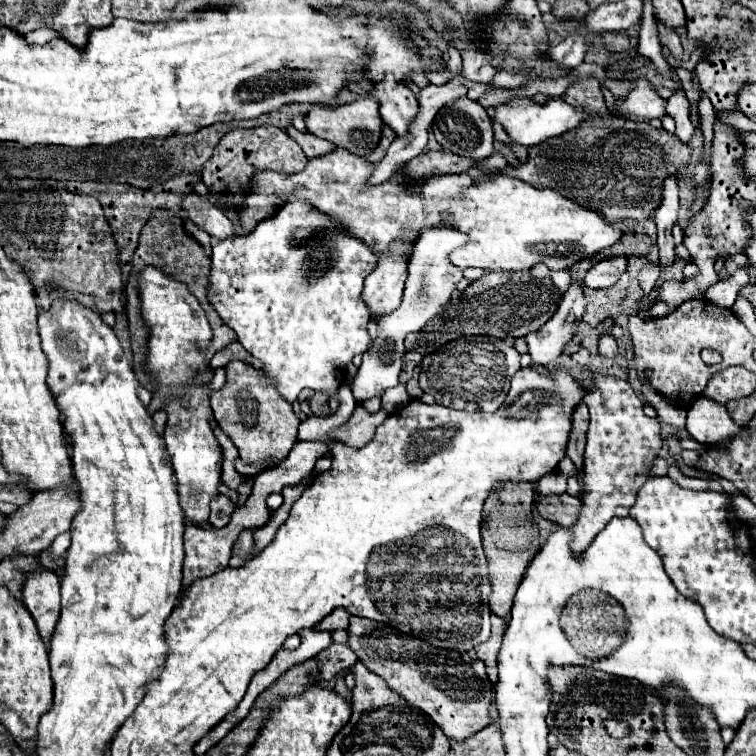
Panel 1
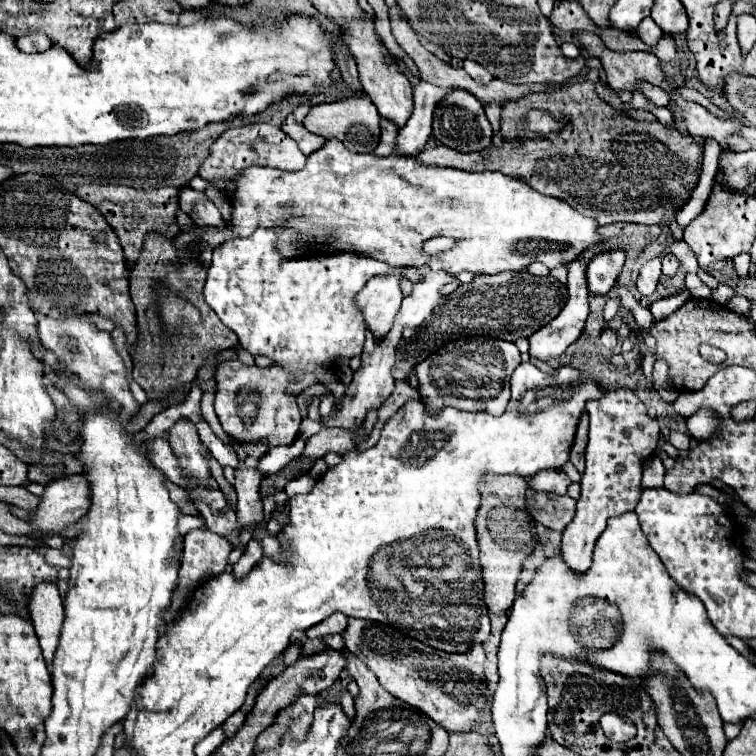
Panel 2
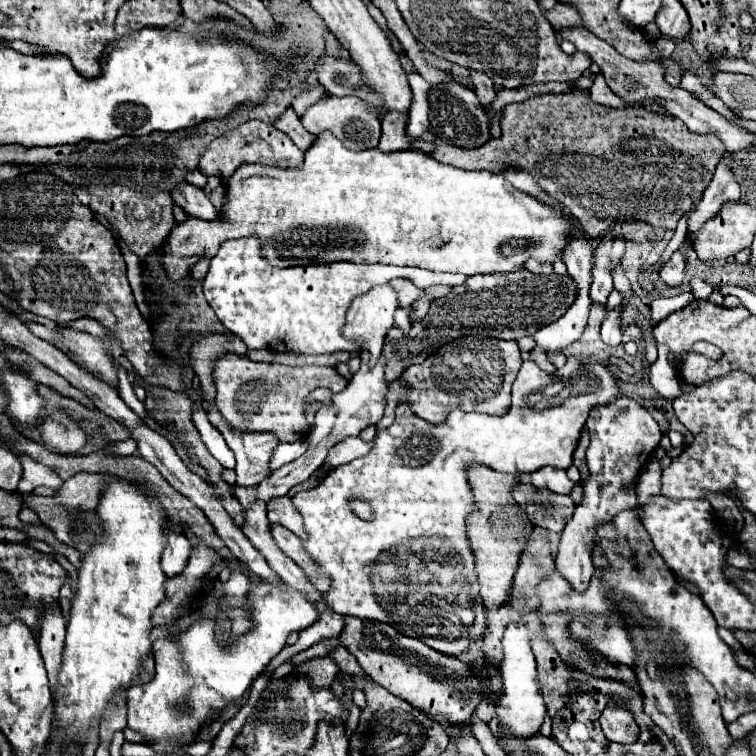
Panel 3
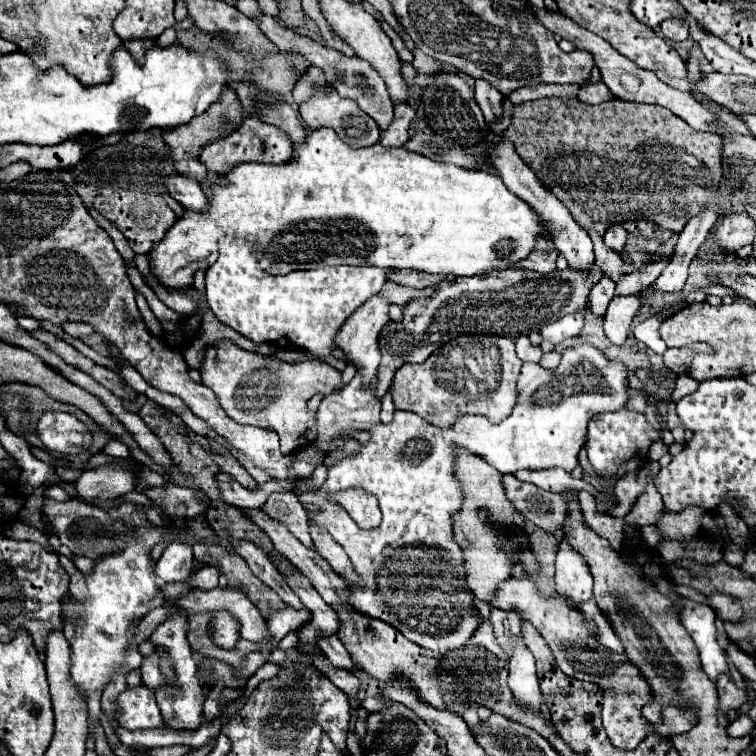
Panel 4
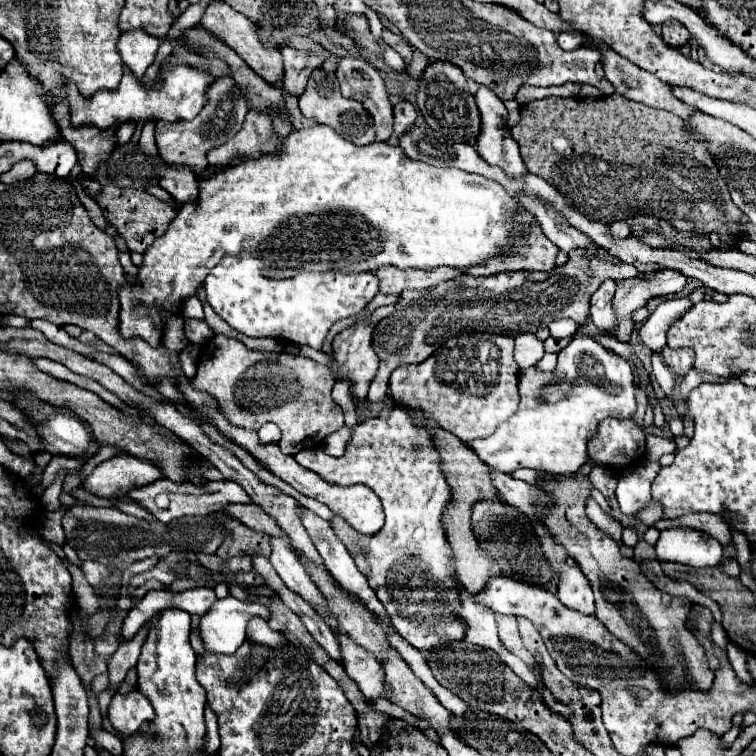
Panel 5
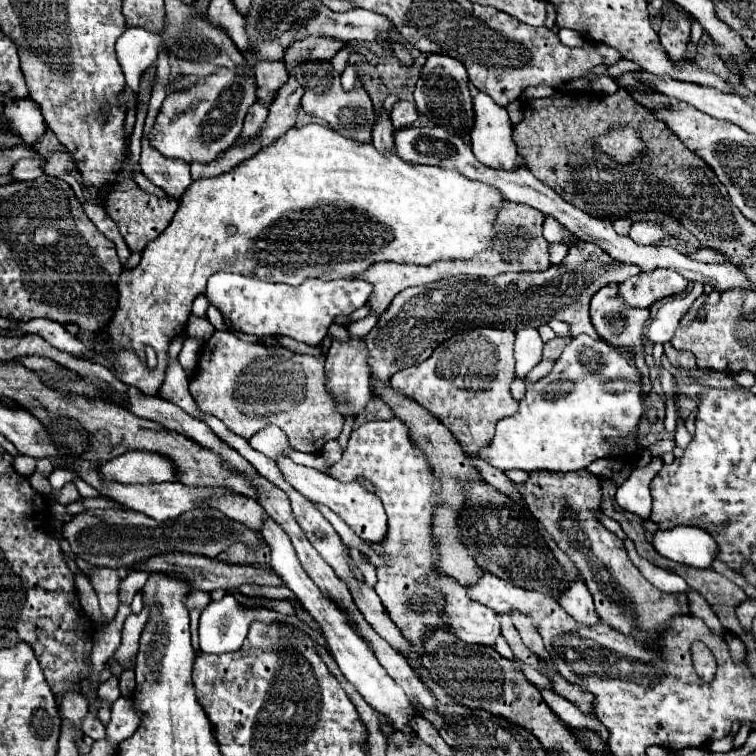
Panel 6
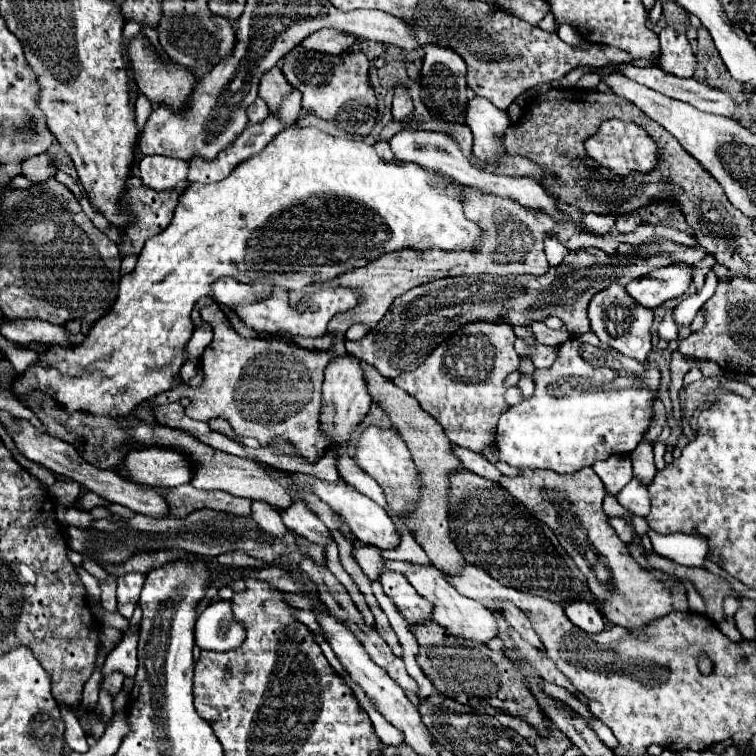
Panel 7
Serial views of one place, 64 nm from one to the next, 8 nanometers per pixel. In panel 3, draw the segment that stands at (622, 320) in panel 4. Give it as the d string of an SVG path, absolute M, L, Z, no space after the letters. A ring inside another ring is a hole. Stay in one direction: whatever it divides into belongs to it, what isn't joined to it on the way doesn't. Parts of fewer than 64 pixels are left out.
M618 306L614 312L606 314L604 322L602 322L602 340L604 344L608 346L618 346L620 344L620 336L622 336L622 330L620 330L620 308Z

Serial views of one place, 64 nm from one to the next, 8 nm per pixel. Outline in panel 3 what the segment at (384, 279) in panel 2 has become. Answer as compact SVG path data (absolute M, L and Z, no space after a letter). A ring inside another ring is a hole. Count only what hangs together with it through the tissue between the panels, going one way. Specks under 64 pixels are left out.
M380 284L356 296L346 314L344 334L370 350L370 364L376 364L384 338L394 326L394 312L398 308L398 292L390 284Z

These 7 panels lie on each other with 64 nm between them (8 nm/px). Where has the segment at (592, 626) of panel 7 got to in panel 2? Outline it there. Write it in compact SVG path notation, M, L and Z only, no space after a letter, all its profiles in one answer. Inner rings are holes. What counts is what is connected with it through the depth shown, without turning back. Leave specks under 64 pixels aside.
M630 388L606 390L602 398L588 400L590 432L586 446L586 470L582 474L582 496L576 506L576 516L562 532L562 556L572 570L586 572L592 564L592 548L604 532L608 518L622 516L636 506L642 492L642 470L646 460L658 452L660 426L646 414L646 406Z

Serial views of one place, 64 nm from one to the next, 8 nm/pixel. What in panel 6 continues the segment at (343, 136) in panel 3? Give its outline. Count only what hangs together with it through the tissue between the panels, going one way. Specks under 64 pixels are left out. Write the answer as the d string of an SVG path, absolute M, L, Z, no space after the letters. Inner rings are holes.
M306 62L296 72L300 72L300 82L304 86L302 96L302 110L310 116L326 120L338 134L354 140L354 142L370 142L372 140L372 126L374 126L374 108L372 102L362 86L352 92L344 92L340 86L340 74L330 68L330 62Z

